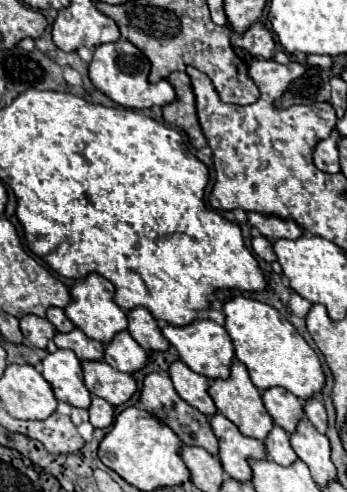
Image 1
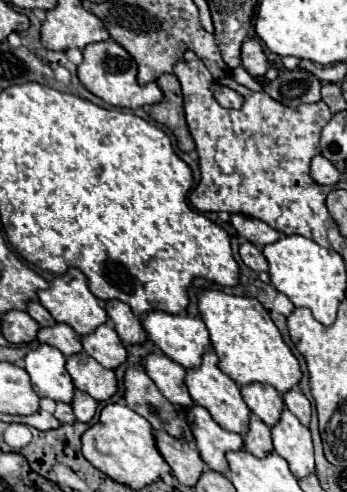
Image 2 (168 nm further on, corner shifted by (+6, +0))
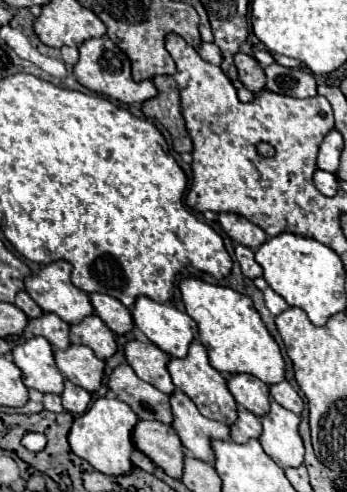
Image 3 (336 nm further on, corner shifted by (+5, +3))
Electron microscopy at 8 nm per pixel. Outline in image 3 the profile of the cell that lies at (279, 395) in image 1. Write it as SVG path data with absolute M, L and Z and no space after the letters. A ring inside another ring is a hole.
M231 375L227 377L227 387L235 397L237 405L263 417L269 409L269 389L263 381L253 375Z

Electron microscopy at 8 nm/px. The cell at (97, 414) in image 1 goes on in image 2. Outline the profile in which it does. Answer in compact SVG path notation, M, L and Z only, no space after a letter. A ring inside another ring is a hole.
M76 390L74 400L72 400L72 408L74 408L74 414L76 414L78 422L92 422L94 414L96 414L96 408L98 408L98 402L92 396L88 396L86 392Z

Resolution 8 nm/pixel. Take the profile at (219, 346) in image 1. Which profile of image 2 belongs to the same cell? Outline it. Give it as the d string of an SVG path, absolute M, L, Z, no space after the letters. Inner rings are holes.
M148 312L142 320L142 326L148 334L148 338L174 362L182 364L186 370L198 368L202 364L202 356L206 350L212 348L210 344L210 334L206 324L200 318L194 316L178 316L178 314L168 314L168 312Z

